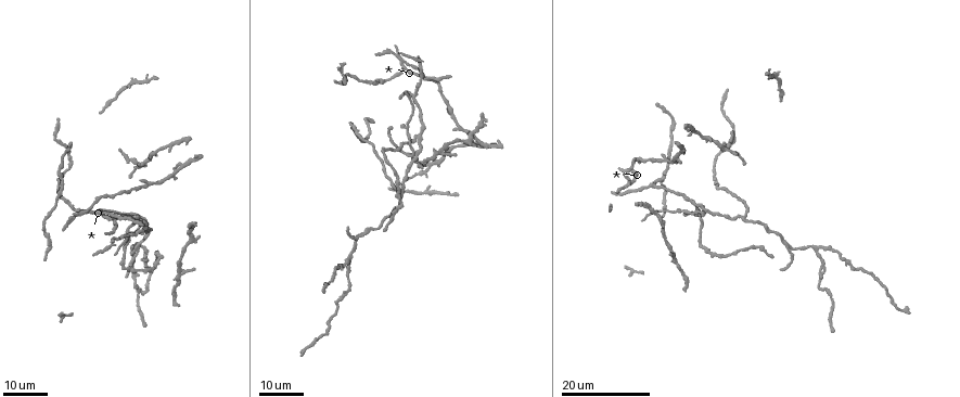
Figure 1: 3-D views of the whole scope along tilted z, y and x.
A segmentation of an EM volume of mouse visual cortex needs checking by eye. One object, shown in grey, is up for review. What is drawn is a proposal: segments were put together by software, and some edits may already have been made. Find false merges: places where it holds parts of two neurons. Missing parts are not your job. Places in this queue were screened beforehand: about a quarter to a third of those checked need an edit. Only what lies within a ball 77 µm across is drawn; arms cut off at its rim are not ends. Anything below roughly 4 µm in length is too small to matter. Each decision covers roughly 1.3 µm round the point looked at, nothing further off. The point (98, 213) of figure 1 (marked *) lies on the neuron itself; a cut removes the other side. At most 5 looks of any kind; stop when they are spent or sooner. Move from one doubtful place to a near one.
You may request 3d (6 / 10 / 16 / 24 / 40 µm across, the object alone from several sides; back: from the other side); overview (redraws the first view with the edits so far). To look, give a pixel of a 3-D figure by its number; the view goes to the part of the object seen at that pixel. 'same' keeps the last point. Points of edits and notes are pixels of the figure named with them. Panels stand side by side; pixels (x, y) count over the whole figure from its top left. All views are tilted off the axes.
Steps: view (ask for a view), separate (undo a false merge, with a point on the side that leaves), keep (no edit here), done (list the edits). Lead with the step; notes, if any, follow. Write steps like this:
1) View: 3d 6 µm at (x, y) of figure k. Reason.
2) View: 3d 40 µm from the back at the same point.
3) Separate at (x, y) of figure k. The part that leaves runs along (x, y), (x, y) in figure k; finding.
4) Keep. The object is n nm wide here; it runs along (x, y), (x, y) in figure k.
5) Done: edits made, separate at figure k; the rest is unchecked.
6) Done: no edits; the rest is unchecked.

View: 3d 16 µm at (413, 97) of figure 1. Arms run side by side.

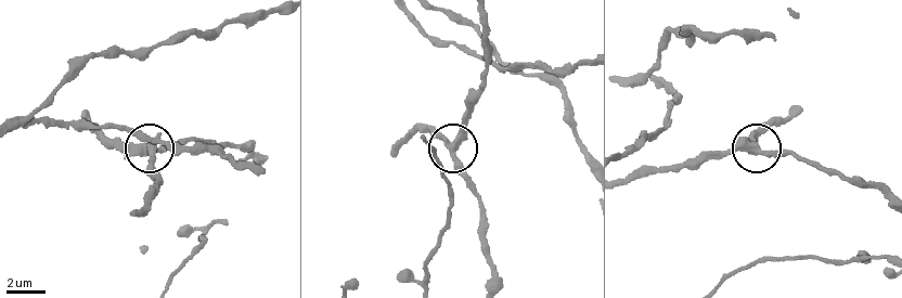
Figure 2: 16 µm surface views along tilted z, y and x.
View: 3d 6 µm at (449, 143) of figure 2. Zoom in.

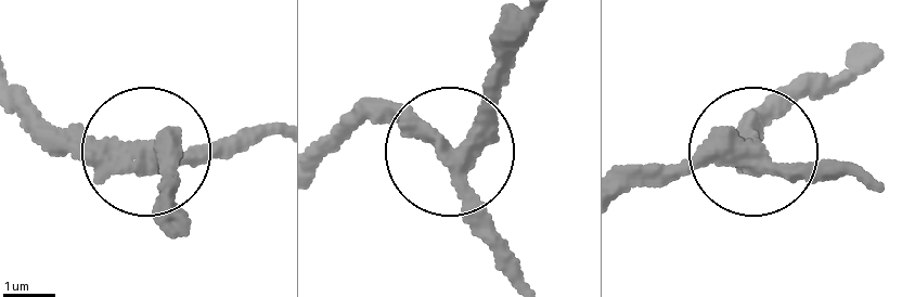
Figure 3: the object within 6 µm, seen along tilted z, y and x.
Keep. The object is 330 nm wide here; one neuron here.

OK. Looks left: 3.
View: 3d 16 µm at (743, 220) of figure 1. Small branch off a trunk.

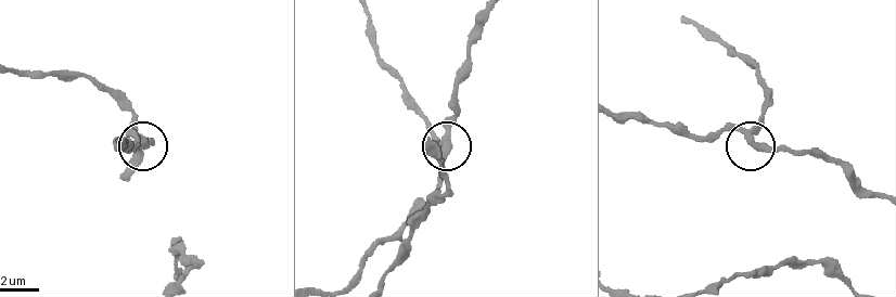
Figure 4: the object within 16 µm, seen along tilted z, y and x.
View: 3d 6 µm at (750, 140) of figure 4.

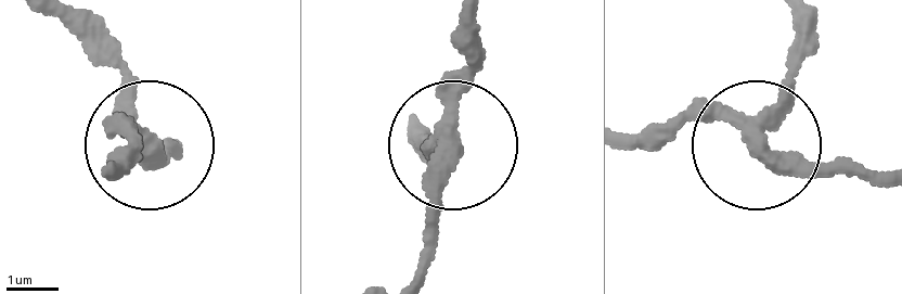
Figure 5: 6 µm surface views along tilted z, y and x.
Keep. 3 arms meet here; it runs along (632, 140), (713, 116), (758, 136), (807, 21) in figure 5; all the same neuron.

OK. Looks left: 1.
Done: no edits; the rest is unchecked.

